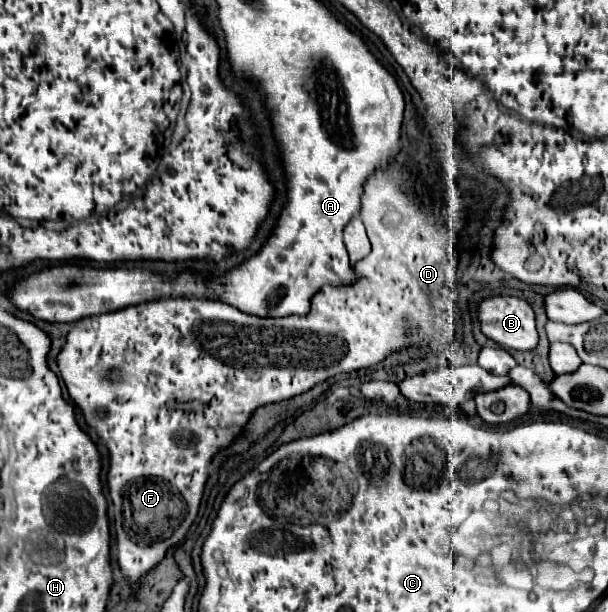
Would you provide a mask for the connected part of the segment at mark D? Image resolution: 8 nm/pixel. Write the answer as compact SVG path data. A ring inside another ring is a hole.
M392 160L388 166L374 170L362 188L360 218L372 244L372 252L354 266L362 280L356 282L356 286L324 286L320 294L312 298L310 314L272 320L252 318L250 314L240 314L240 310L220 302L170 298L88 316L72 324L64 336L62 350L56 356L58 376L62 376L70 400L82 412L86 424L104 440L110 452L106 480L114 504L116 562L122 576L130 582L130 596L138 594L142 578L164 558L166 550L186 536L198 514L214 454L232 446L236 438L242 436L254 410L304 394L332 376L370 368L386 360L390 354L426 346L434 336L440 336L442 330L436 328L442 328L442 324L448 326L444 328L444 340L448 344L454 340L454 318L450 316L448 322L442 320L434 300L440 294L452 292L450 284L458 270L456 246L450 242L448 232L436 232L434 216L428 216L424 184L418 182L418 176L412 170ZM108 366L122 366L120 370L124 370L124 378L120 378L120 382L108 382L108 378L104 378ZM148 476L164 478L184 494L184 500L188 502L188 518L184 518L180 530L176 530L168 542L136 546L136 542L128 542L128 536L124 536L122 494L132 478Z

